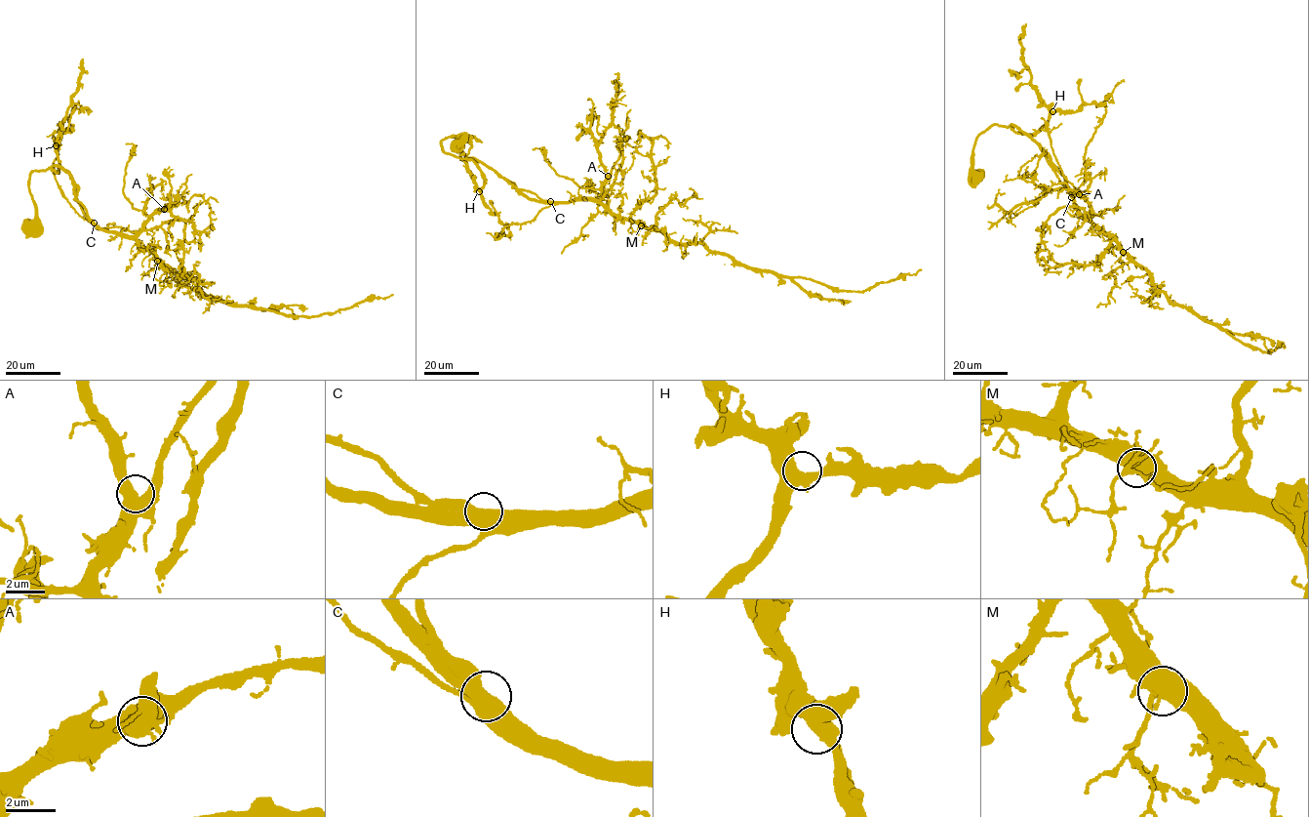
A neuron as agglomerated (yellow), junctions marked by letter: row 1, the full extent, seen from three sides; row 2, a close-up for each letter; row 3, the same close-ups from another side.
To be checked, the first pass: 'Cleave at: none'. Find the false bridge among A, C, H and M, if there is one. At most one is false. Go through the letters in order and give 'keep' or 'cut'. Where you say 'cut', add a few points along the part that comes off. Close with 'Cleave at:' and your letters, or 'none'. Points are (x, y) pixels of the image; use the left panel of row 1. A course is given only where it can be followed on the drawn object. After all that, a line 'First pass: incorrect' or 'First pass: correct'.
A: keep
C: keep
H: keep
M: keep
Cleave at: none
First pass: correct

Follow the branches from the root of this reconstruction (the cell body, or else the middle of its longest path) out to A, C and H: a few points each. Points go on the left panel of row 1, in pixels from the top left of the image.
A: (30, 224), (35, 203), (28, 180), (53, 166), (65, 169), (76, 198), (102, 229), (136, 235), (164, 209)
C: (30, 224), (35, 219), (35, 209), (27, 184), (31, 173), (60, 165), (70, 177), (76, 198), (94, 224)
H: (30, 224), (35, 219), (35, 203), (28, 180), (33, 171), (51, 168), (58, 172), (59, 165), (56, 145)

